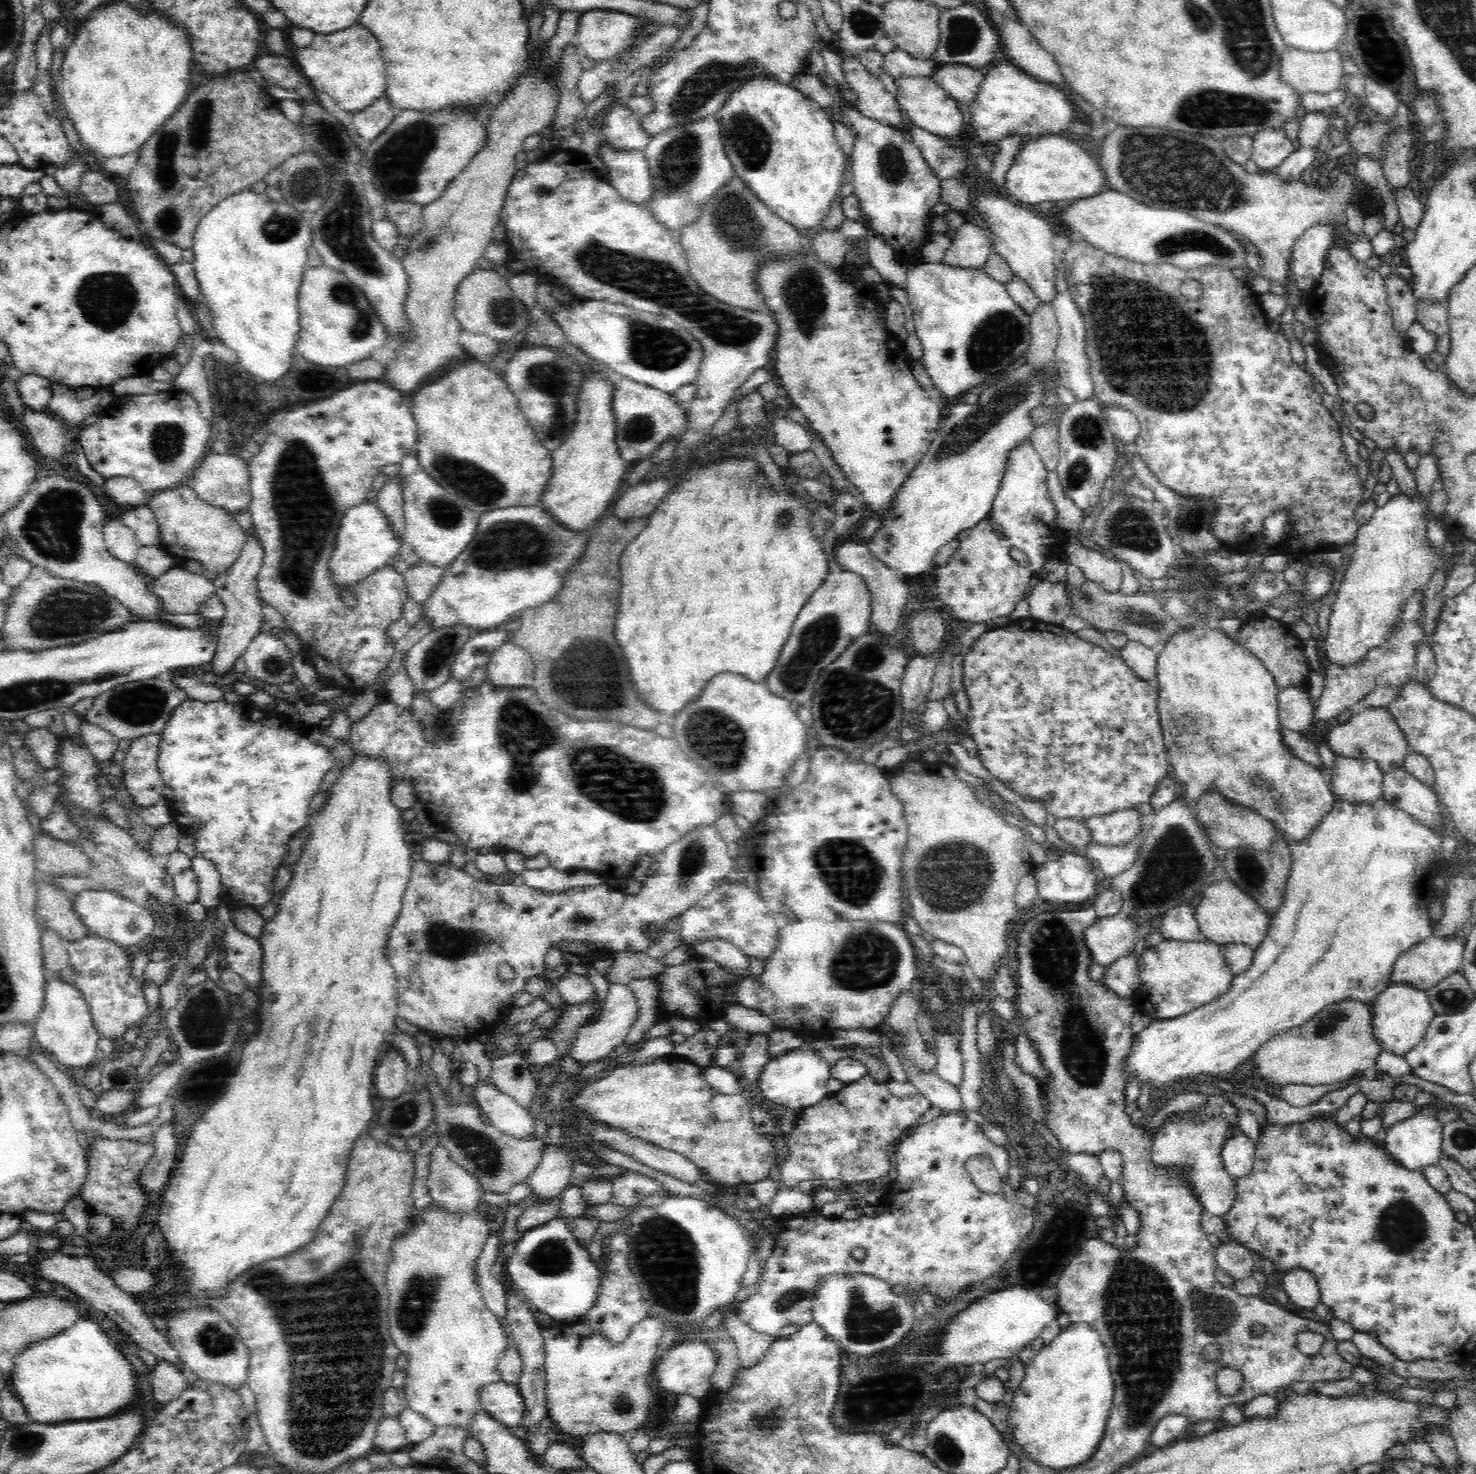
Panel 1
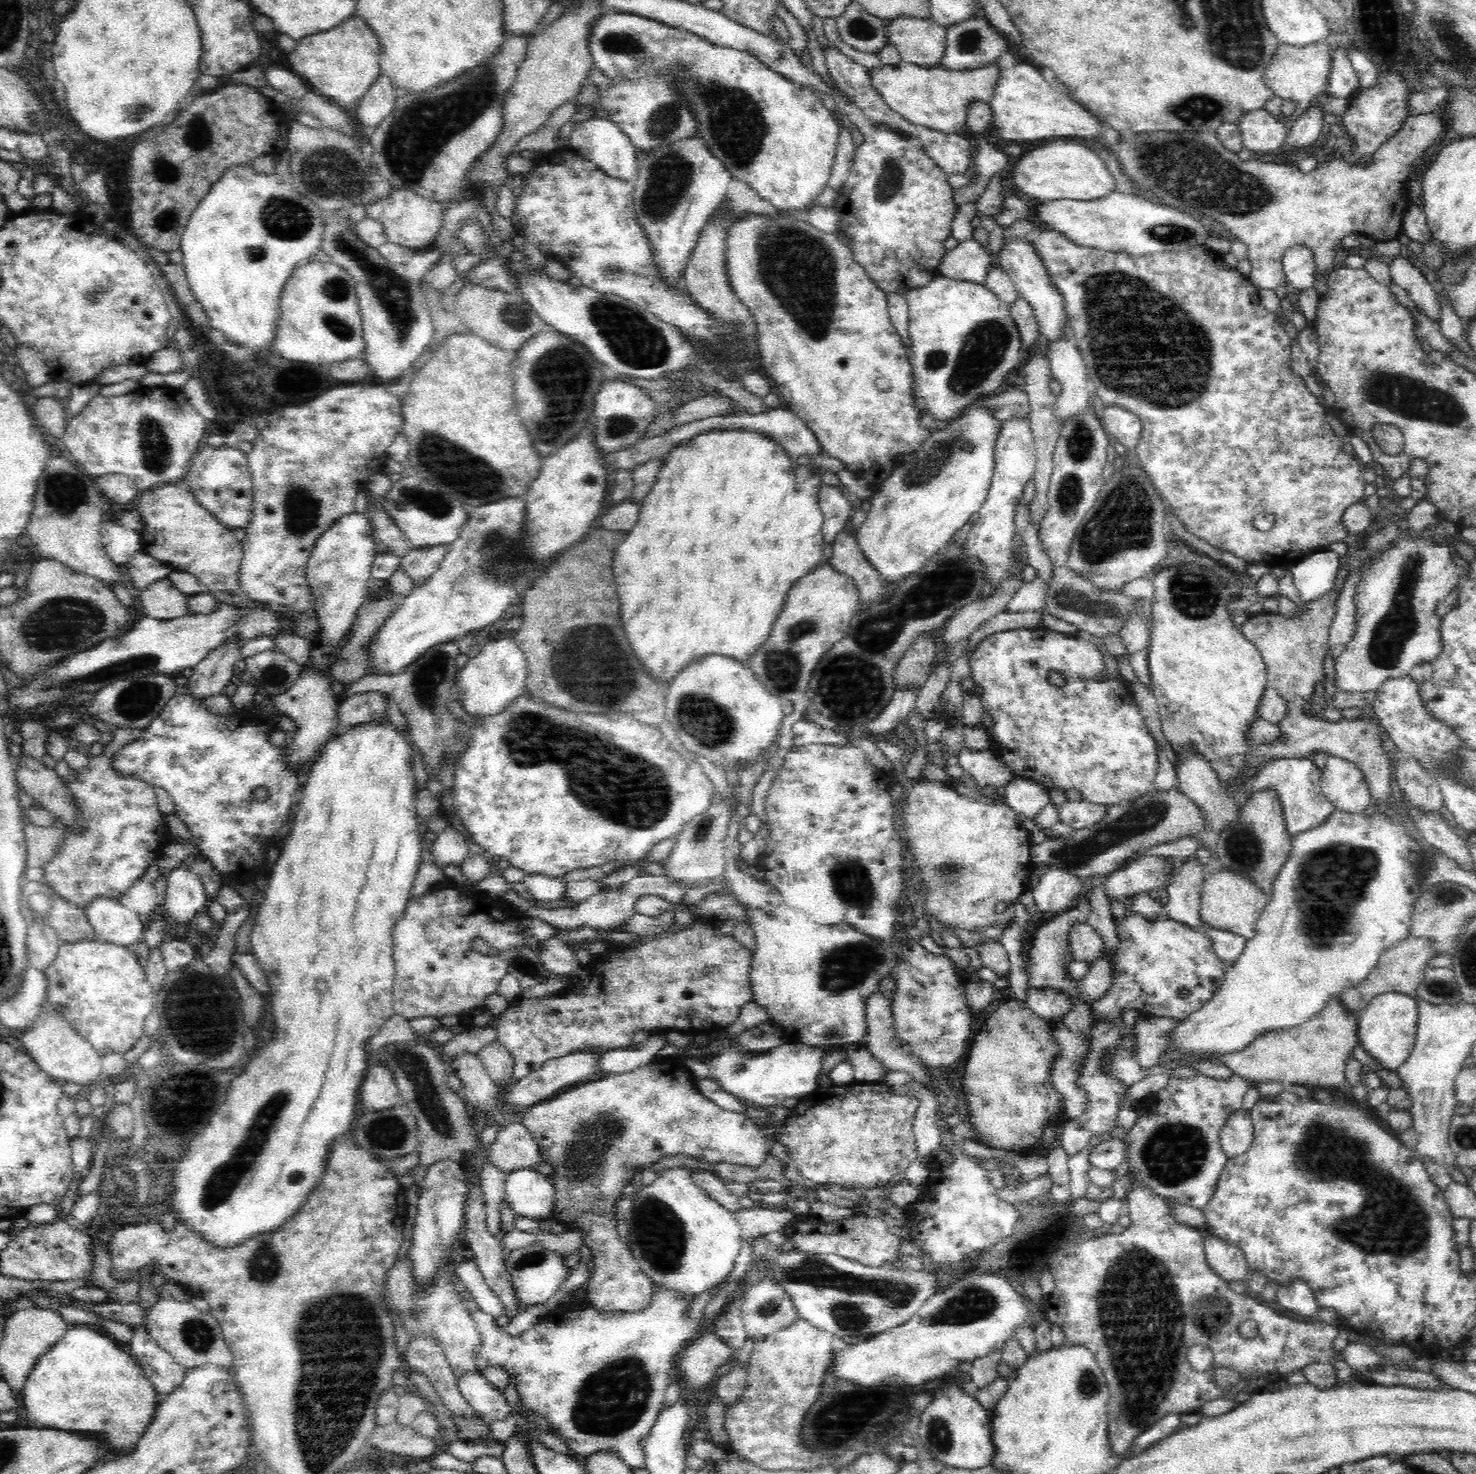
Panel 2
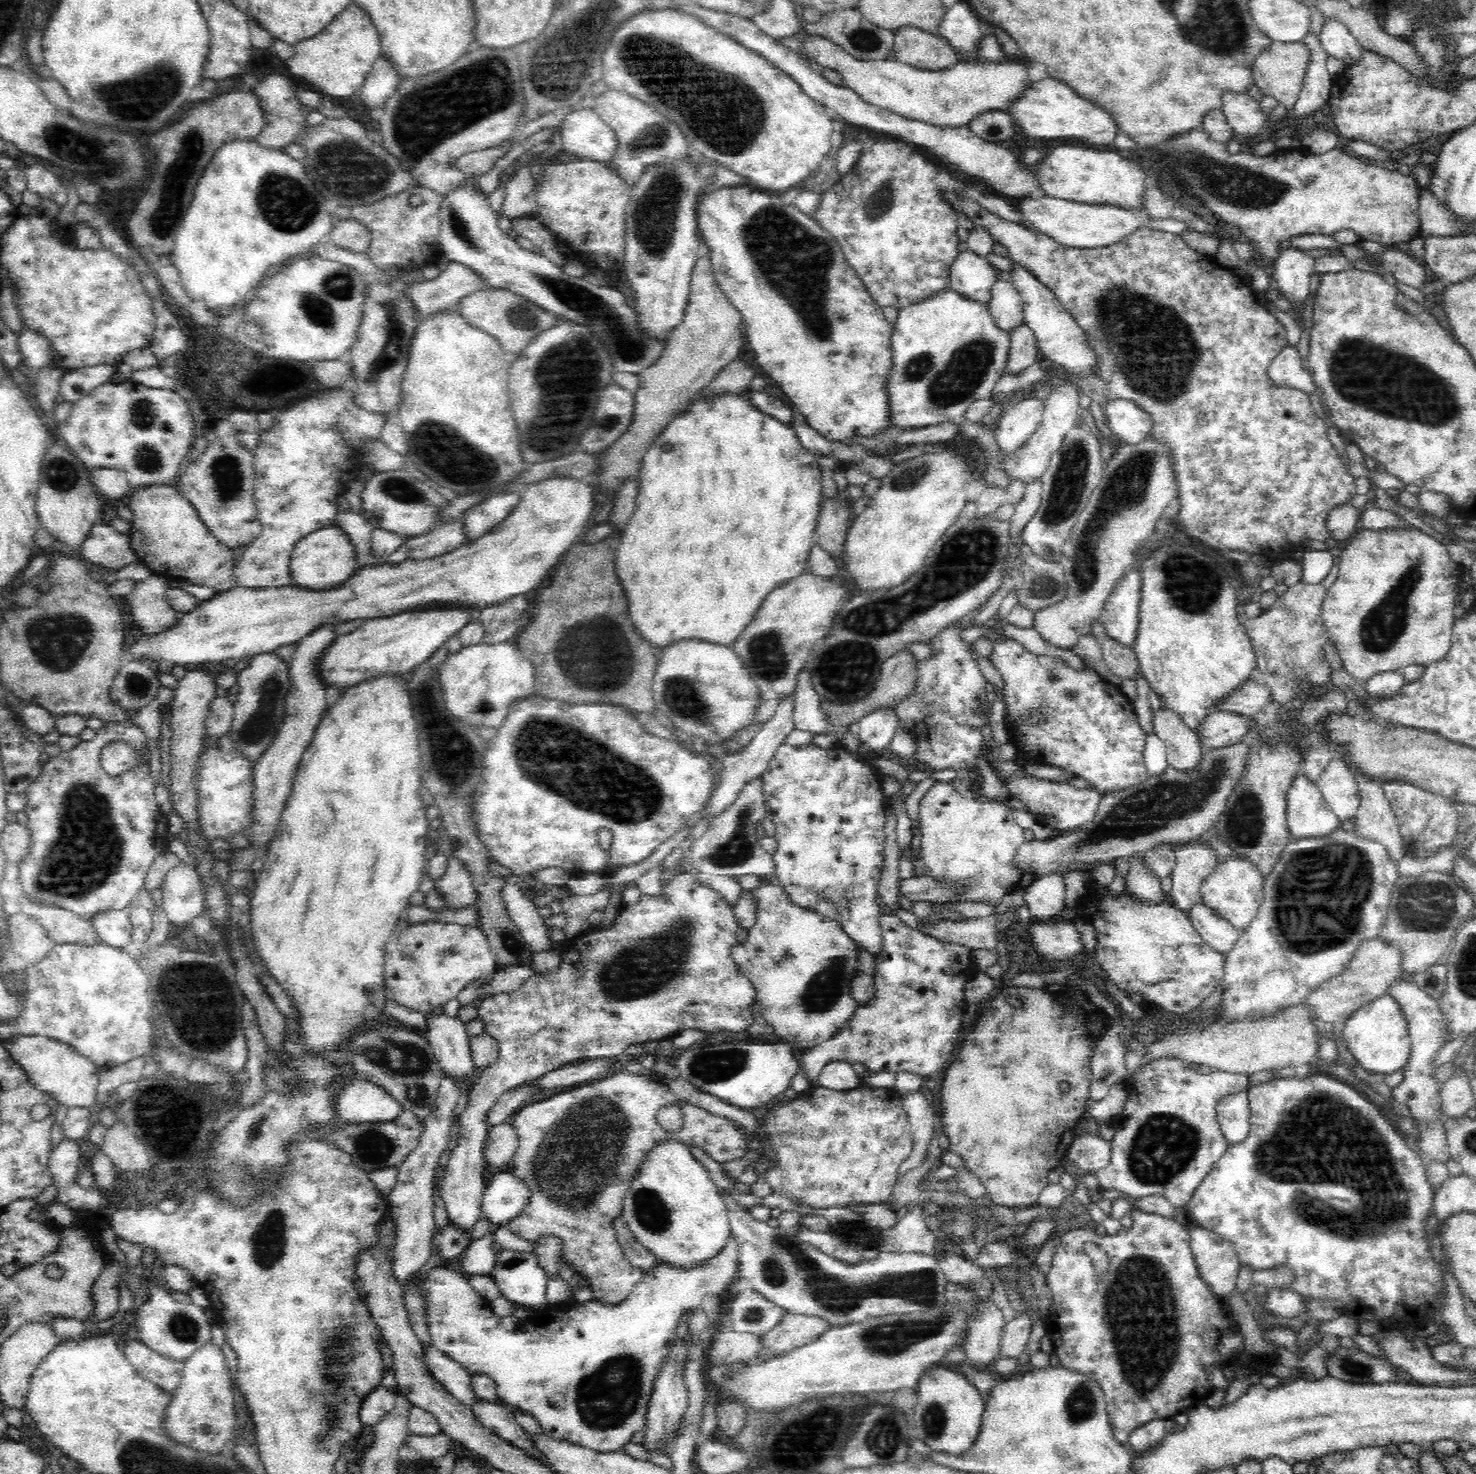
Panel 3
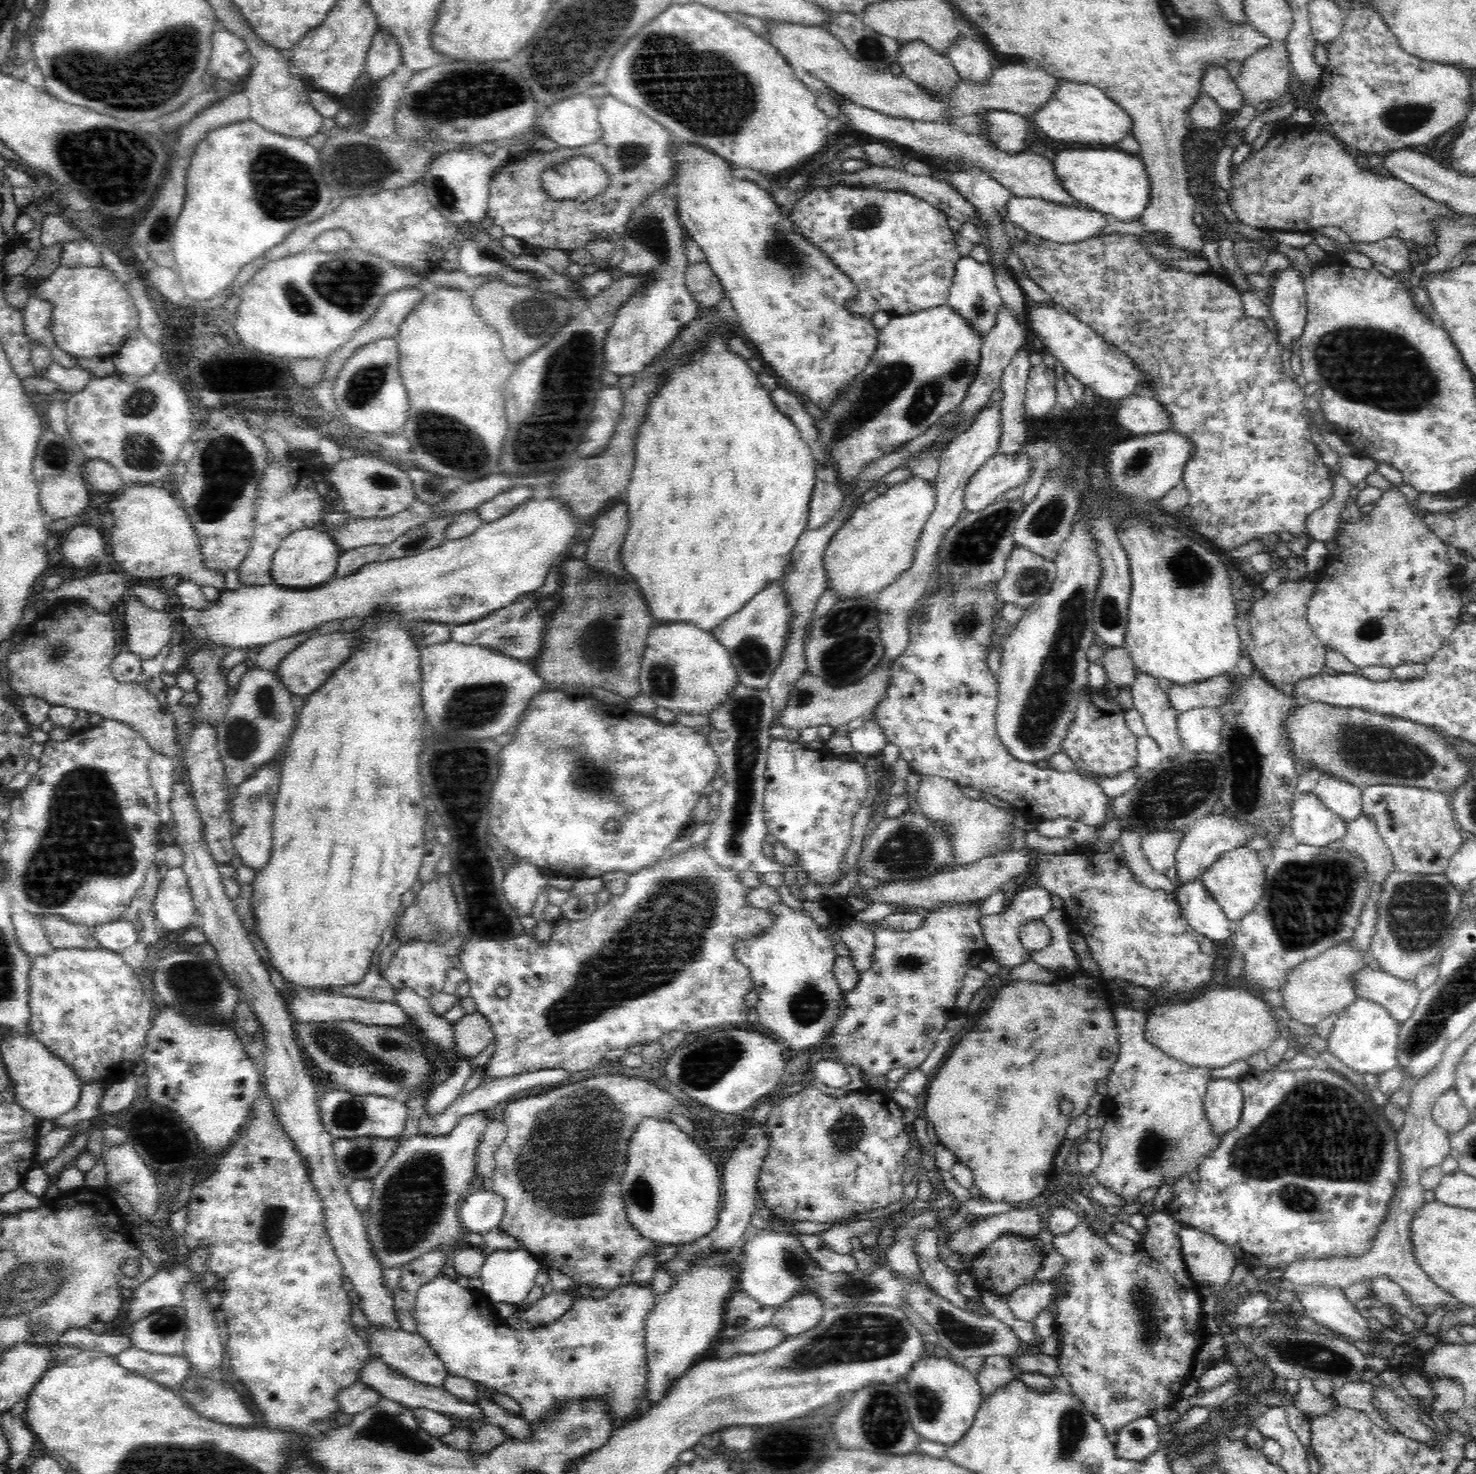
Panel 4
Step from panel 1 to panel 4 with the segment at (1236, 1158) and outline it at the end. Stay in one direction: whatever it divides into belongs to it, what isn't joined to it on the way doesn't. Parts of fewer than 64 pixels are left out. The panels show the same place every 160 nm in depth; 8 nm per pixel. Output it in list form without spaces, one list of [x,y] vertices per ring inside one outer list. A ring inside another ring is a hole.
[[[1231,1079],[1210,1080],[1204,1094],[1204,1110],[1217,1135],[1232,1132],[1242,1118],[1244,1095],[1238,1082]]]

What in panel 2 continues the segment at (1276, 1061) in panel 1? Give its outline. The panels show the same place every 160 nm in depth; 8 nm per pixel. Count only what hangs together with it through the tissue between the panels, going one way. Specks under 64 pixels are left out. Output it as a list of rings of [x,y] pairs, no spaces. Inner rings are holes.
[[[1332,997],[1327,1006],[1312,1019],[1290,1028],[1272,1030],[1260,1034],[1256,1040],[1232,1054],[1222,1054],[1217,1061],[1225,1064],[1234,1075],[1259,1082],[1292,1082],[1312,1090],[1326,1086],[1344,1088],[1352,1099],[1350,1086],[1345,1080],[1346,1062],[1353,1058],[1358,1041],[1357,1022],[1359,1018],[1343,1008],[1338,997]]]

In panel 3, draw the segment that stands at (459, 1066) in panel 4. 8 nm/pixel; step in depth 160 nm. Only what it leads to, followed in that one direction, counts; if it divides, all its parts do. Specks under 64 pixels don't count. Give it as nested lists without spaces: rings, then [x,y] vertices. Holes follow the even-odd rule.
[[[444,1076],[441,1080],[436,1108],[424,1118],[423,1132],[419,1146],[398,1166],[396,1183],[392,1191],[386,1196],[388,1199],[388,1214],[397,1225],[396,1244],[393,1246],[392,1272],[400,1284],[407,1283],[414,1273],[418,1272],[428,1259],[432,1250],[430,1243],[436,1232],[434,1223],[434,1170],[442,1152],[446,1150],[450,1138],[453,1112],[458,1100],[460,1089],[456,1080]]]

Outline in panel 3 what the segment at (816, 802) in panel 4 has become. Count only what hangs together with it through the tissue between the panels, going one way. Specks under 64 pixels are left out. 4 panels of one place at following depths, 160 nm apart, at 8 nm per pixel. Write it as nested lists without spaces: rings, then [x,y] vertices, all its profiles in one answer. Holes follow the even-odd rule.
[[[782,743],[776,754],[768,764],[768,768],[761,775],[763,779],[763,795],[765,800],[766,817],[775,824],[775,835],[777,847],[773,852],[775,865],[774,876],[778,879],[779,886],[786,890],[792,903],[802,909],[809,909],[822,914],[827,919],[835,920],[842,925],[843,930],[856,942],[859,948],[868,951],[873,955],[879,954],[883,948],[883,935],[880,929],[879,919],[881,912],[885,909],[880,902],[878,885],[884,870],[884,842],[886,842],[886,810],[890,808],[891,798],[884,795],[882,791],[882,776],[872,767],[869,756],[856,754],[854,751],[846,749],[838,744],[830,749],[820,748],[814,743],[802,746],[790,746]]]

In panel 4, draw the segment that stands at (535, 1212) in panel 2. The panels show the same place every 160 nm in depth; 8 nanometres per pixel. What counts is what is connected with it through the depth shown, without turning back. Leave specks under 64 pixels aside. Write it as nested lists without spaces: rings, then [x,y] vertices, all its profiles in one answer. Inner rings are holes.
[[[482,1188],[471,1195],[465,1194],[462,1203],[460,1217],[464,1232],[476,1232],[484,1236],[501,1226],[506,1201],[493,1189]]]

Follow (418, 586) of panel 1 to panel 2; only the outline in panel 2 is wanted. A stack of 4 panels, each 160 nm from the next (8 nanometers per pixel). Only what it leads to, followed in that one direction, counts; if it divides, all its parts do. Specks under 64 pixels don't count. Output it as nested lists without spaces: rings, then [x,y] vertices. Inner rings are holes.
[[[450,544],[412,548],[401,558],[401,569],[413,580],[415,586],[424,584],[442,564],[448,554]]]

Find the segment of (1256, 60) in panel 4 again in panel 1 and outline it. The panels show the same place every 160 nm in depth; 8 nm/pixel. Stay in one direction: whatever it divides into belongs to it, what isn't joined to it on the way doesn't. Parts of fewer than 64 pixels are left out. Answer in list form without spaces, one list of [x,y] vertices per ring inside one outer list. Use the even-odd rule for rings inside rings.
[[[1288,47],[1280,58],[1280,79],[1299,94],[1338,90],[1344,76],[1342,49],[1315,53]]]

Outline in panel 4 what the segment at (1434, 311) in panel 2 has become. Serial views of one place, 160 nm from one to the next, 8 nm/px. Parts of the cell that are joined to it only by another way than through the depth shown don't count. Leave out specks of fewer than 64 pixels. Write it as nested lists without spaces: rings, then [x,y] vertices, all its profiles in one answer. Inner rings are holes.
[[[1388,236],[1388,238],[1383,238],[1378,242],[1365,243],[1361,245],[1356,241],[1351,241],[1348,242],[1348,244],[1344,244],[1344,246],[1346,246],[1346,250],[1355,250],[1361,252],[1362,254],[1368,256],[1373,262],[1388,266],[1388,268],[1390,268],[1390,270],[1393,270],[1395,273],[1401,273],[1404,272],[1404,270],[1408,270],[1412,267],[1410,263],[1410,251],[1406,249],[1406,245],[1404,244],[1404,240],[1402,240],[1401,238]]]

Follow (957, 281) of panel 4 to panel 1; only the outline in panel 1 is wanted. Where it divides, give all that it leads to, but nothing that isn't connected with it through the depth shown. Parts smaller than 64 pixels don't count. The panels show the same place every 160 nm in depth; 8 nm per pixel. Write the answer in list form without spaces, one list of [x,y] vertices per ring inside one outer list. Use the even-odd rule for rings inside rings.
[[[967,217],[955,235],[940,263],[969,269],[982,269],[993,251],[988,230],[980,220]]]

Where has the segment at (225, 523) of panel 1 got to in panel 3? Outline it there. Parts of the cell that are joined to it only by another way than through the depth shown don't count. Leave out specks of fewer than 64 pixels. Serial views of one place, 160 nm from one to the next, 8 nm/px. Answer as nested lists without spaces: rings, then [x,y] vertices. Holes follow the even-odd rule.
[[[150,485],[142,490],[137,488],[131,491],[132,498],[128,498],[128,506],[133,511],[134,521],[130,531],[132,551],[136,553],[137,560],[145,564],[150,572],[165,578],[185,579],[187,583],[200,586],[209,586],[217,593],[226,592],[237,586],[234,576],[234,554],[232,549],[222,545],[202,522],[194,505],[180,494],[178,488],[172,486]]]

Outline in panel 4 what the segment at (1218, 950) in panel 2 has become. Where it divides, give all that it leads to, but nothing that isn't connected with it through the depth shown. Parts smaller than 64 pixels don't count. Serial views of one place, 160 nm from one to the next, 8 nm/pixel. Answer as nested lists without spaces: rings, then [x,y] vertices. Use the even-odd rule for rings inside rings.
[[[1201,878],[1181,885],[1174,894],[1190,929],[1214,942],[1231,939],[1231,923],[1221,905],[1204,887]]]

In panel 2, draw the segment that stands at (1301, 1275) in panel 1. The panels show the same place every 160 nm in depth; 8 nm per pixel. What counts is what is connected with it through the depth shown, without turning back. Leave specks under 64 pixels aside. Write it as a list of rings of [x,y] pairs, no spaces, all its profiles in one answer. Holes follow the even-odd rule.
[[[1302,1278],[1294,1279],[1290,1284],[1281,1285],[1275,1300],[1296,1316],[1316,1316],[1319,1304],[1310,1285]]]

